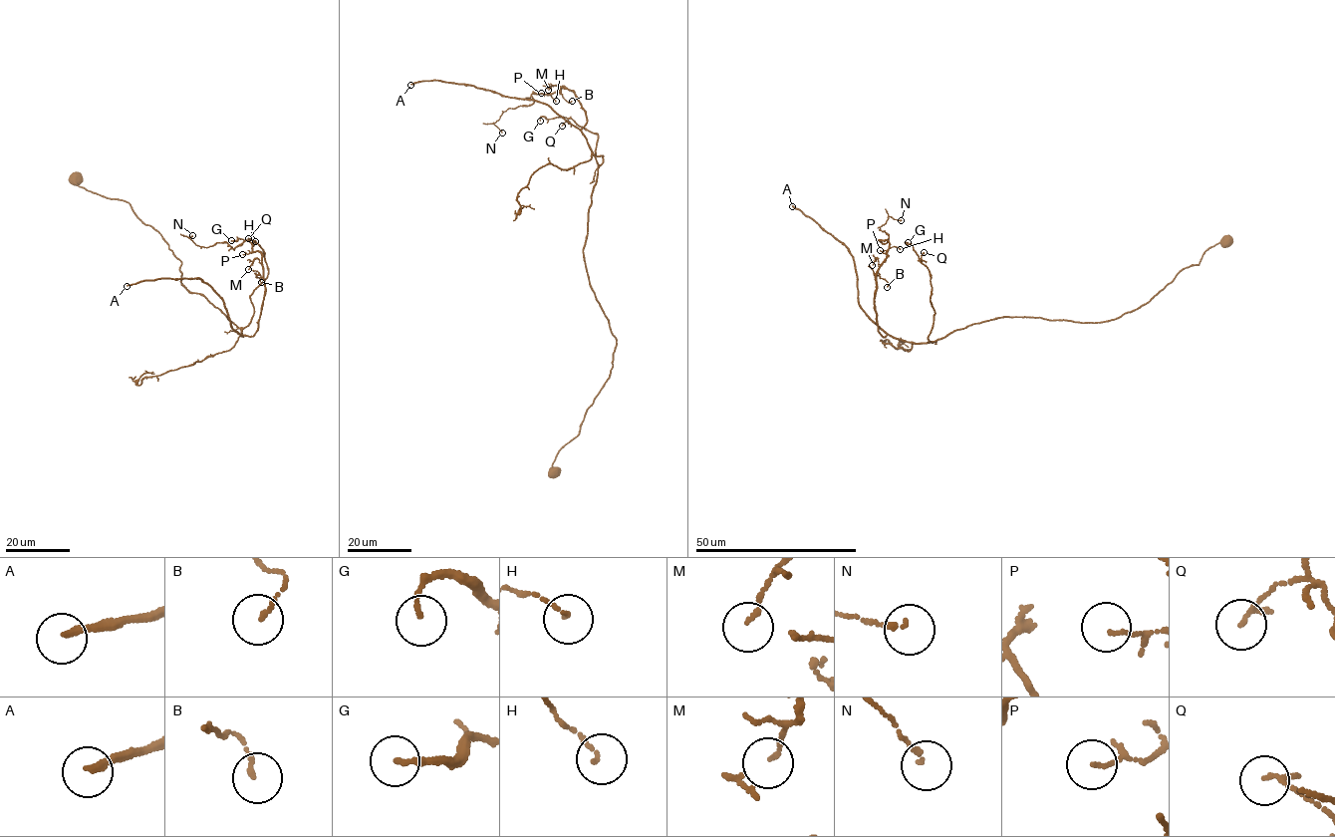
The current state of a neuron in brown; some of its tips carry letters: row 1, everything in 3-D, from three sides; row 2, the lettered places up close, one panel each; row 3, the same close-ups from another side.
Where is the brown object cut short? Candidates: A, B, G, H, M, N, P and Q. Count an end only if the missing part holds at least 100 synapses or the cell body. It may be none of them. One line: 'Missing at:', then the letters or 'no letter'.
Missing at: A

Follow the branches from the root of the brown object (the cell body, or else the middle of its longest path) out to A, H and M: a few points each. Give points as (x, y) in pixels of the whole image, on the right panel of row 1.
A: (1226, 242), (1116, 319), (1002, 316), (913, 343), (868, 316), (849, 249), (792, 206)
H: (1226, 242), (1116, 319), (1002, 316), (918, 343), (878, 331), (877, 271), (888, 249), (900, 249)
M: (1226, 242), (1116, 319), (1000, 317), (923, 343), (878, 331), (876, 258), (872, 265)

